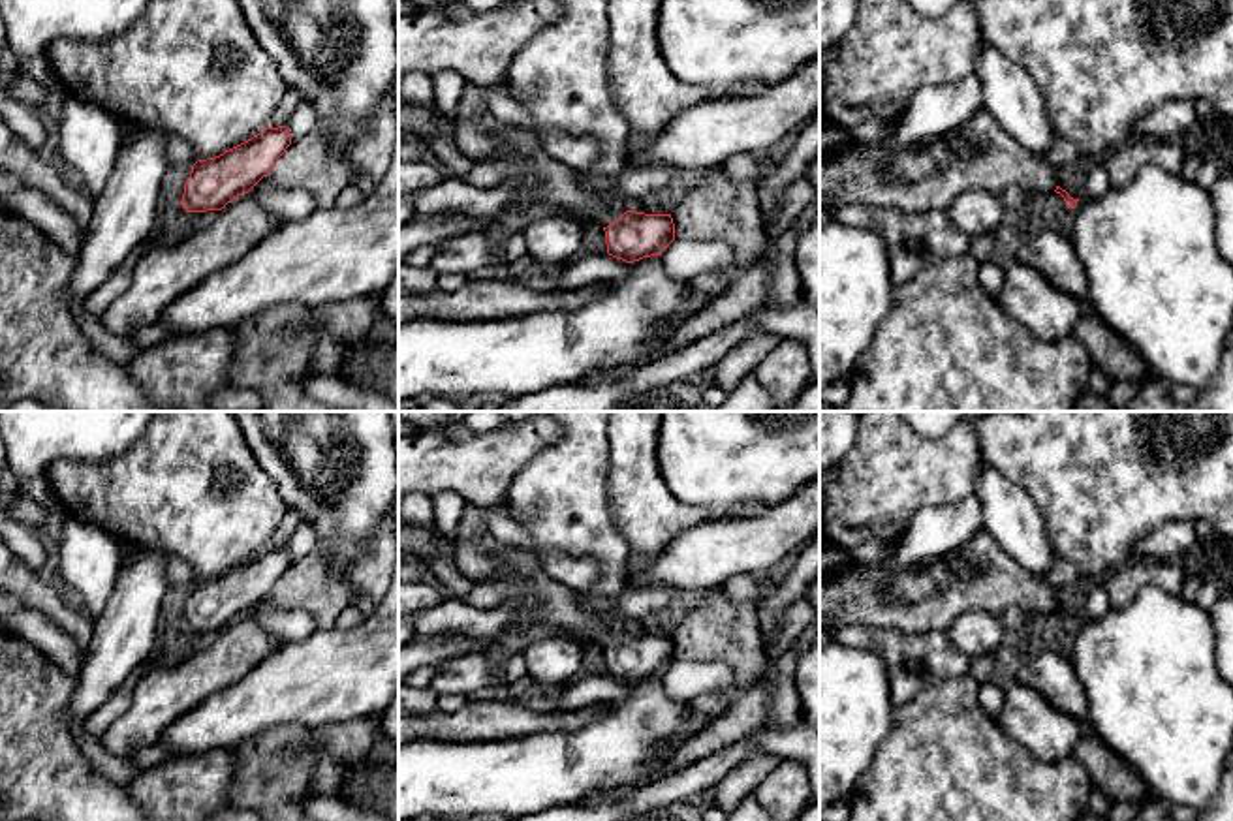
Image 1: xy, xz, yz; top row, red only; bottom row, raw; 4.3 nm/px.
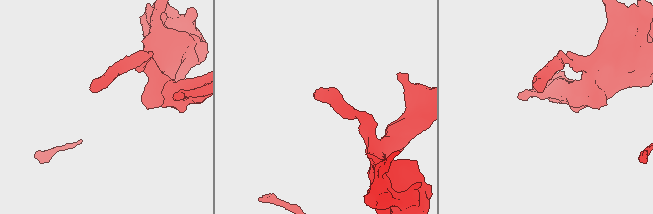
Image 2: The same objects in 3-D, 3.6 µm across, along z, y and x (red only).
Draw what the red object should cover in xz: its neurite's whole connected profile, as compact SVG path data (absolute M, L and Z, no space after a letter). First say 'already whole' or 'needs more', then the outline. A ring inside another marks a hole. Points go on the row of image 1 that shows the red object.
needs more | M609 0L556 2L564 8L564 15L538 32L513 56L506 75L515 92L515 101L524 107L534 120L532 126L513 126L511 135L504 139L506 158L523 162L528 169L523 178L513 180L521 184L519 199L524 203L547 203L562 212L598 222L605 231L607 254L626 263L662 256L675 240L671 214L628 210L624 203L626 197L620 194L581 182L583 175L592 180L609 180L628 167L624 152L630 141L630 126L609 90ZM547 133L588 135L600 145L600 158L583 171L553 160L541 145Z

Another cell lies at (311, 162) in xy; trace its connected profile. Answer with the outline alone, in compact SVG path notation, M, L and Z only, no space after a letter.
M320 122L293 141L263 178L271 188L308 190L318 209L333 209L336 195L350 184L331 133Z

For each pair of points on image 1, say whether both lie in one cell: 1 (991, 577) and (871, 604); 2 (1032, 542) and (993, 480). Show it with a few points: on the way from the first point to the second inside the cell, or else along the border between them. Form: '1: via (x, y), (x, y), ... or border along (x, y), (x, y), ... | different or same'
1: via (961, 594), (936, 613), (901, 613) | same
2: via (1017, 526), (997, 495) | same

